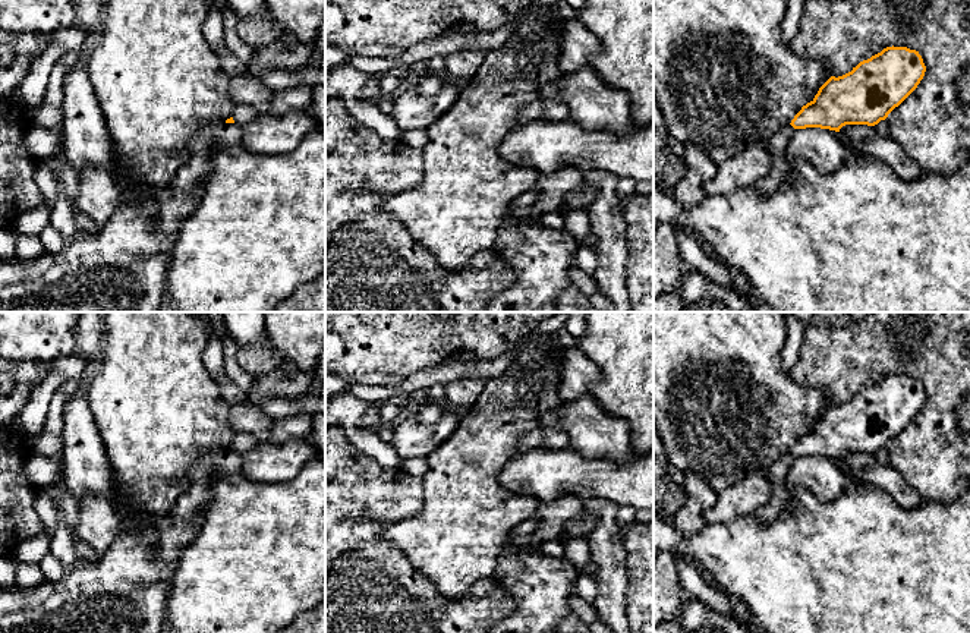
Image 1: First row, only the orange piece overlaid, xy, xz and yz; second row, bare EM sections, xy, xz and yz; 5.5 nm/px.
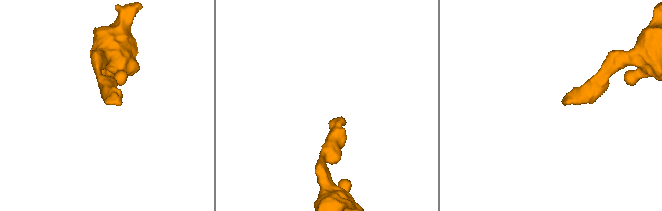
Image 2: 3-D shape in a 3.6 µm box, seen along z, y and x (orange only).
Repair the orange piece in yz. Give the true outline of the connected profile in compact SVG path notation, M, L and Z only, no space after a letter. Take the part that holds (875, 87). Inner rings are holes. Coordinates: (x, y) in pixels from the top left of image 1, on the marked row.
M892 45L860 62L851 72L831 76L791 123L771 138L769 171L752 189L763 196L780 190L790 170L787 147L797 129L840 132L845 125L875 126L917 88L925 72L919 51Z

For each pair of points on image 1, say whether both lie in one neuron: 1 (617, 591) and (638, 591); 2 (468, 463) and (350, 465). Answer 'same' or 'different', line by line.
1: different
2: different

